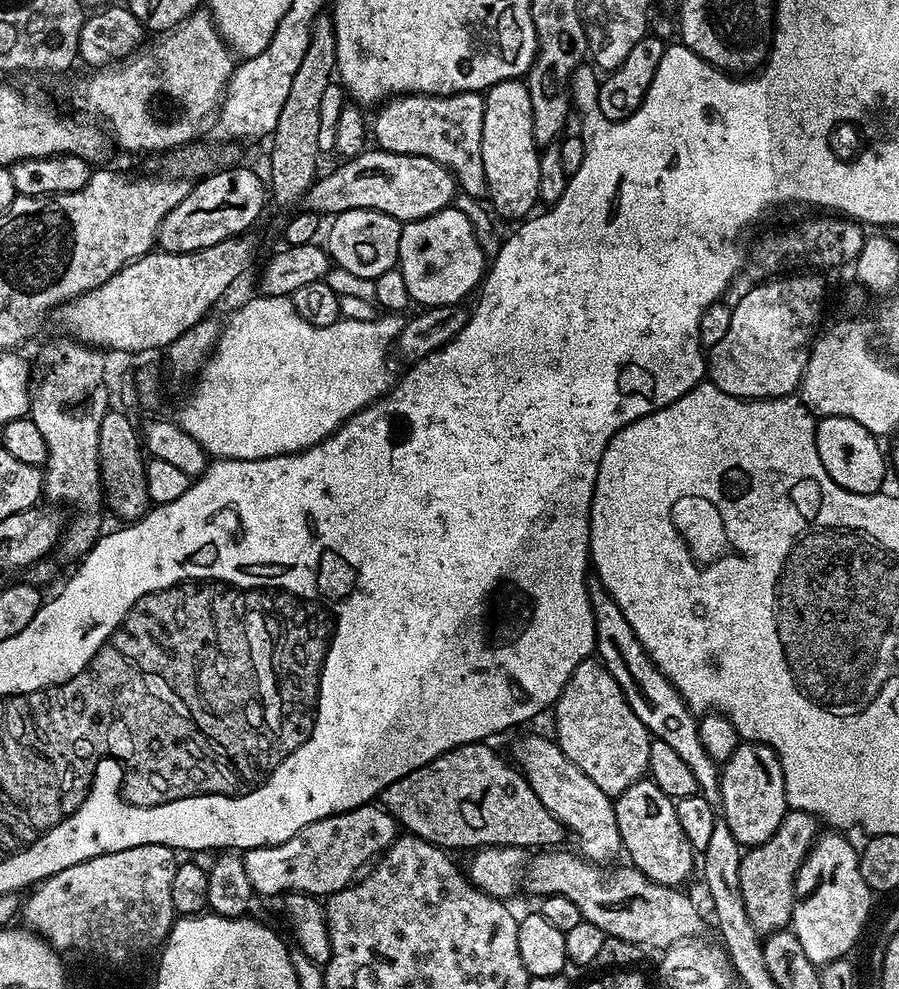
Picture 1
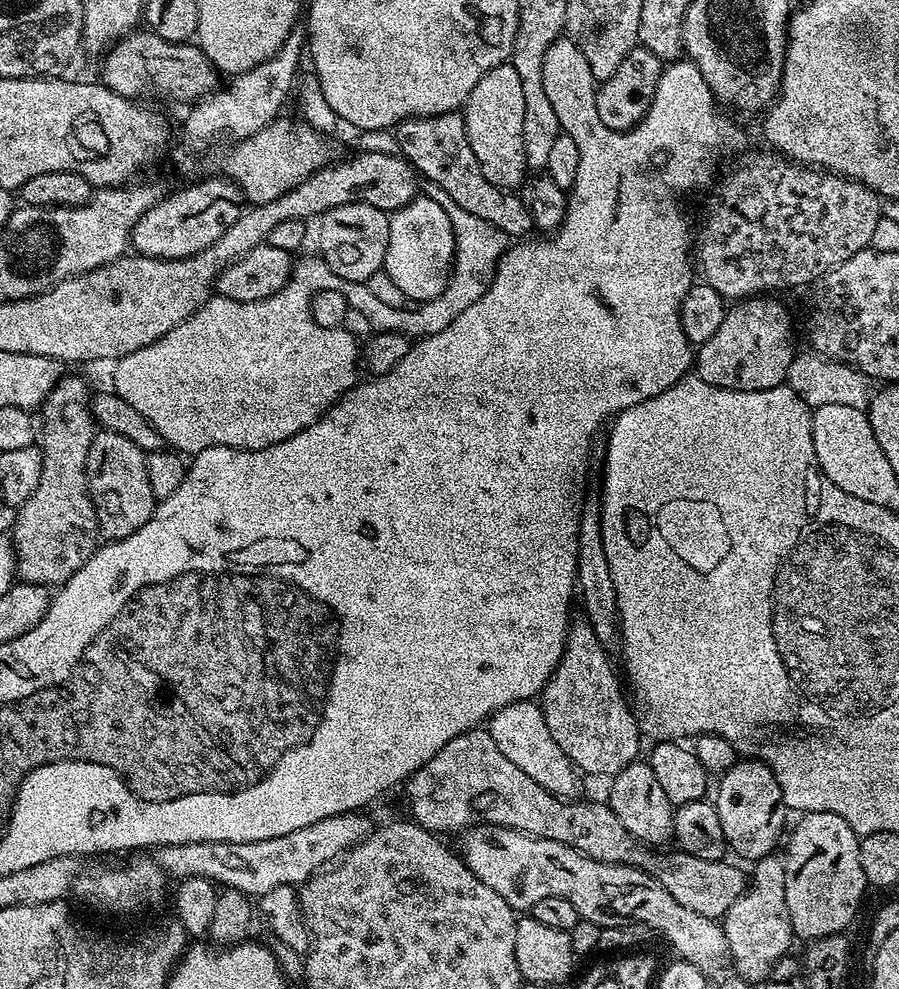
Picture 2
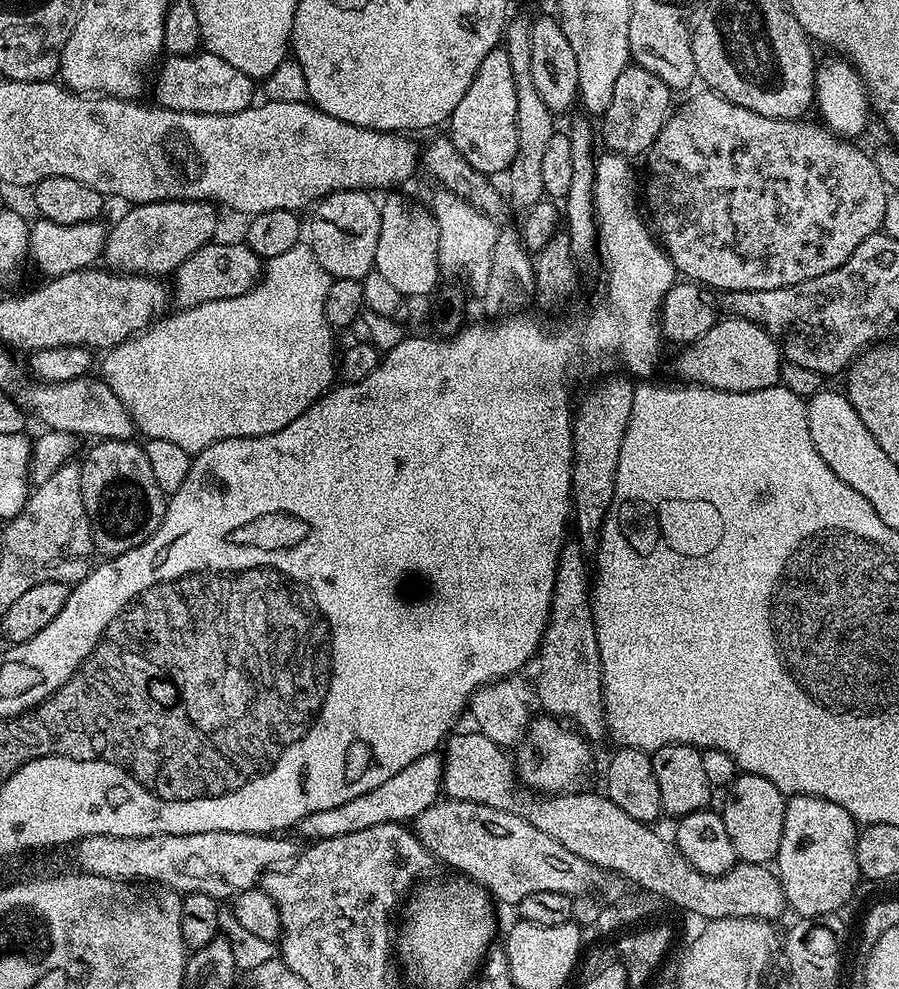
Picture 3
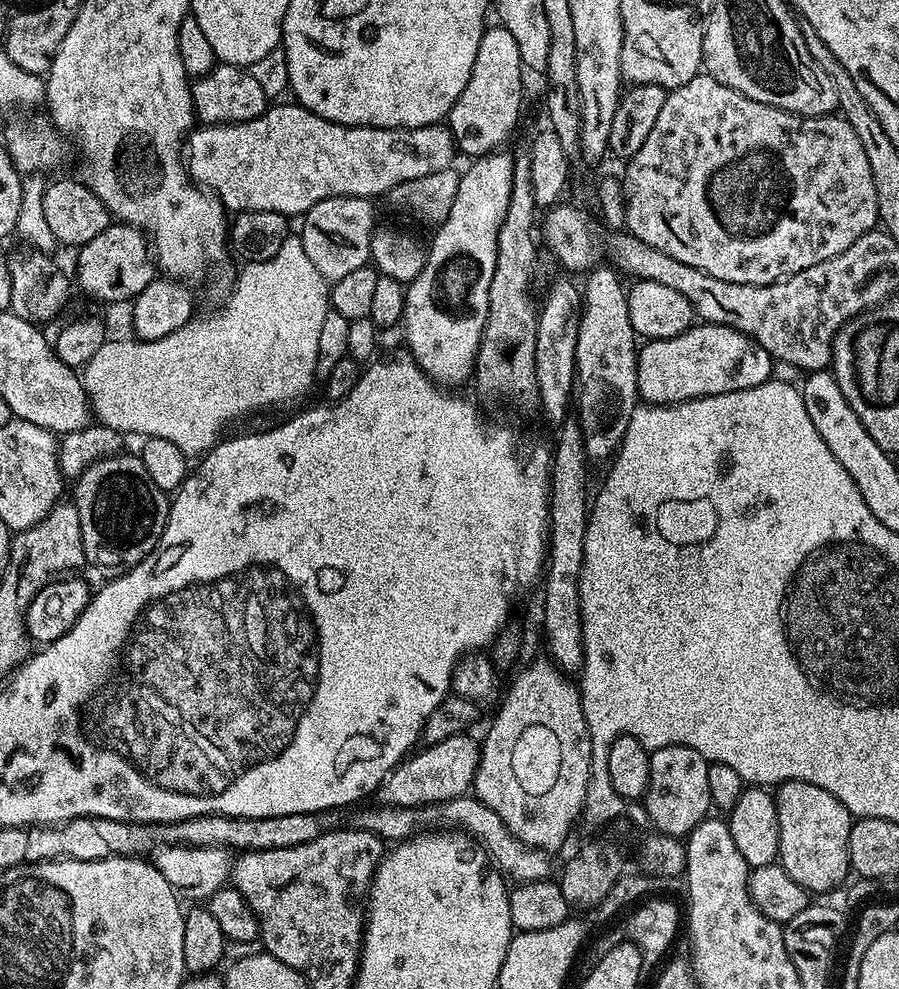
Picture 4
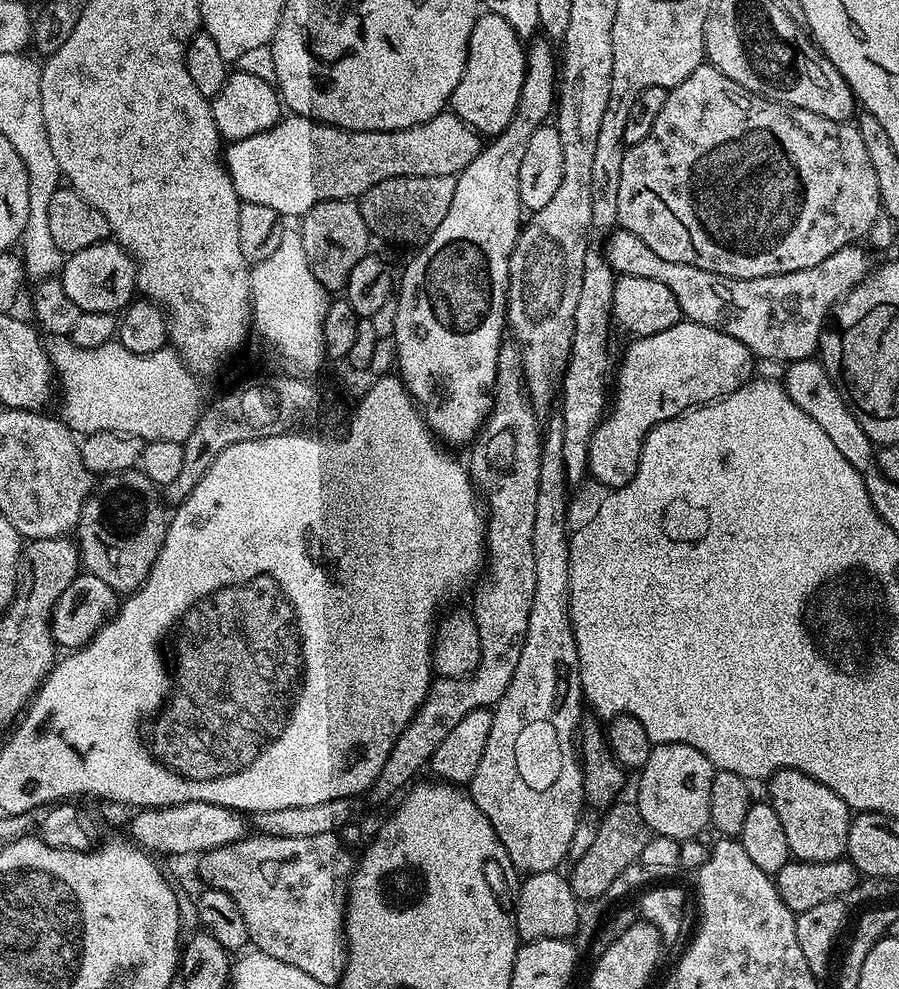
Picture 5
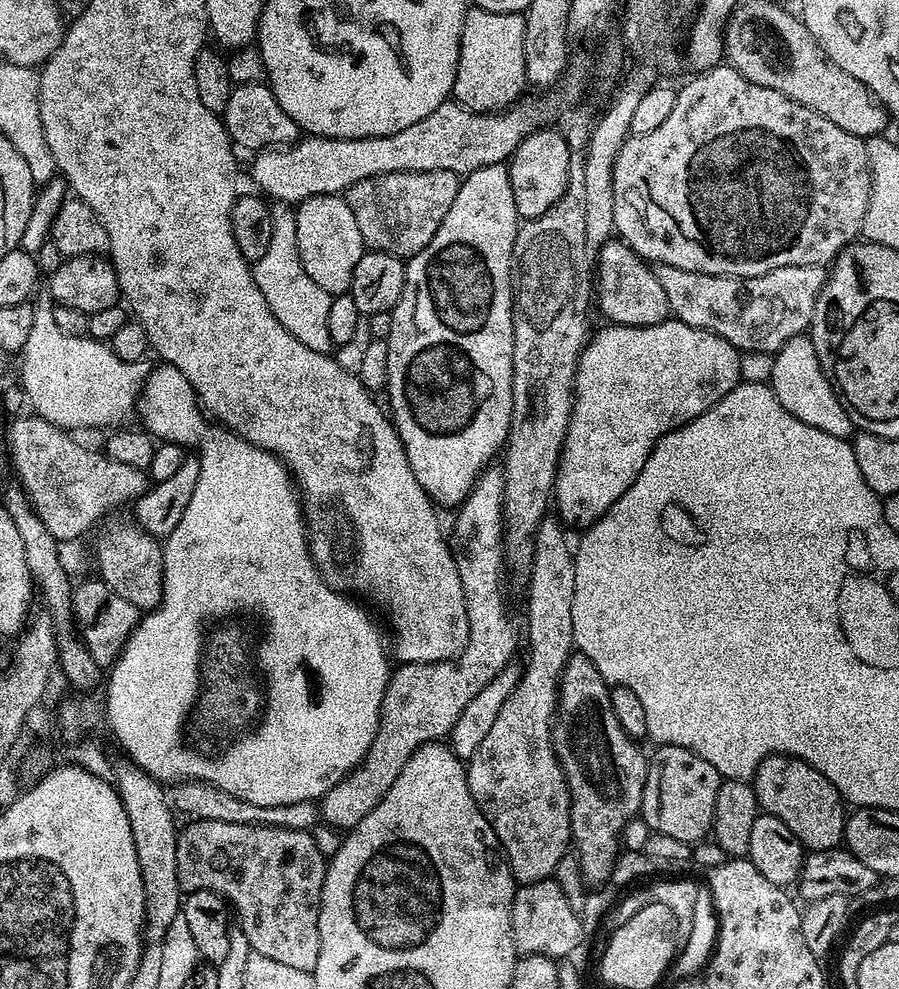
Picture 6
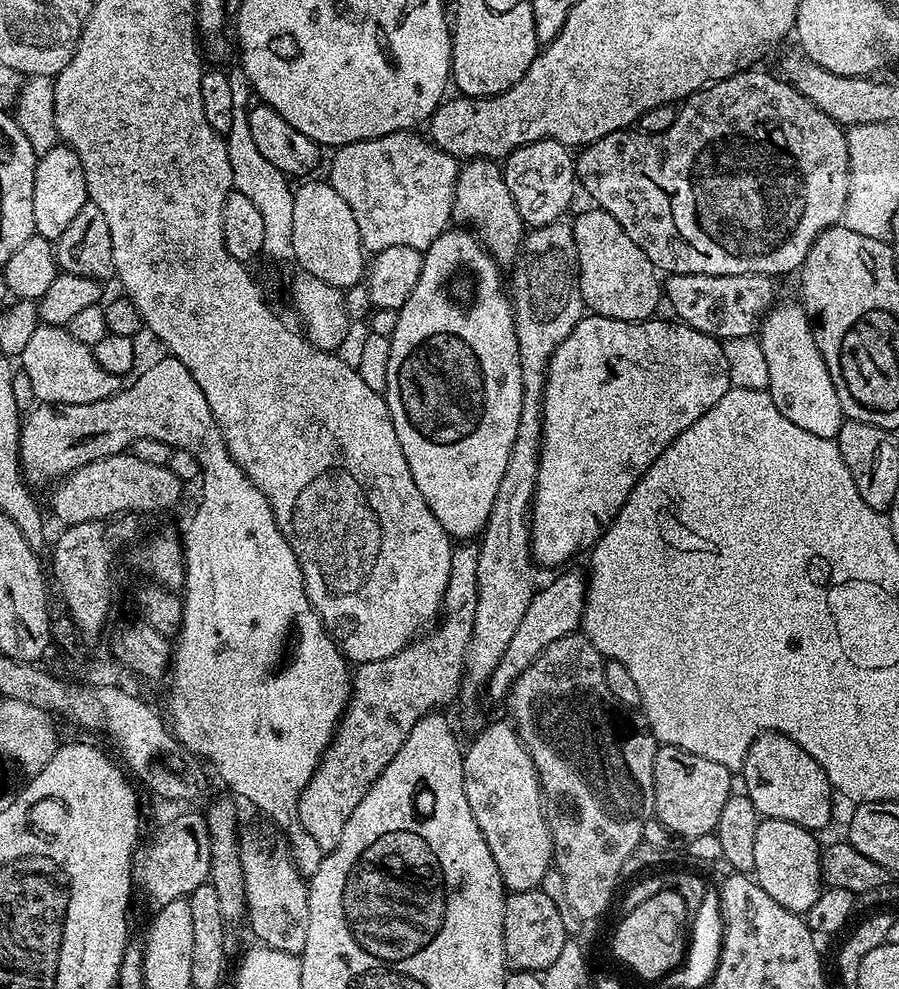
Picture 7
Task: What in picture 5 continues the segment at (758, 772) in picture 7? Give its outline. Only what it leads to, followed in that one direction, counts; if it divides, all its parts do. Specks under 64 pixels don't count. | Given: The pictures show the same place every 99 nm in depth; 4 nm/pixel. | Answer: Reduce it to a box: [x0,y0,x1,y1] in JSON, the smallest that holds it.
[767,768,850,862]

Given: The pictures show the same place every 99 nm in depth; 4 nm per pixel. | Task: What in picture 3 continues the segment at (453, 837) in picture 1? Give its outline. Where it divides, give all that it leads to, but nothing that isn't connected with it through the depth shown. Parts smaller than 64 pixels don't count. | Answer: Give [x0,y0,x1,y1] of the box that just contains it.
[442,730,786,922]

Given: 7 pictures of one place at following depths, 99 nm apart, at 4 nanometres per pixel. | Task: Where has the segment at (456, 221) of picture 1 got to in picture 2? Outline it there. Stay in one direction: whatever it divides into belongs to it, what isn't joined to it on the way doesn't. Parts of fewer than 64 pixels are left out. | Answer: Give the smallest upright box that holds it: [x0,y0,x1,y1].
[382,194,455,302]

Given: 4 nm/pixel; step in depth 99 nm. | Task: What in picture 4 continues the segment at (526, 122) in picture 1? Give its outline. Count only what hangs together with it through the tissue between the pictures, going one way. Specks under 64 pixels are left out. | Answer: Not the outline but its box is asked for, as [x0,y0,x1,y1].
[446,27,526,158]

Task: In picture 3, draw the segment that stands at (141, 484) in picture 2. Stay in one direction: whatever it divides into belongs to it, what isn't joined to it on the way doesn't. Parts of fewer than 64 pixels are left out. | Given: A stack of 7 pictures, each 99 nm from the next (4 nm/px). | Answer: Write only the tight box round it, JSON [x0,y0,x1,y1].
[80,439,168,558]

